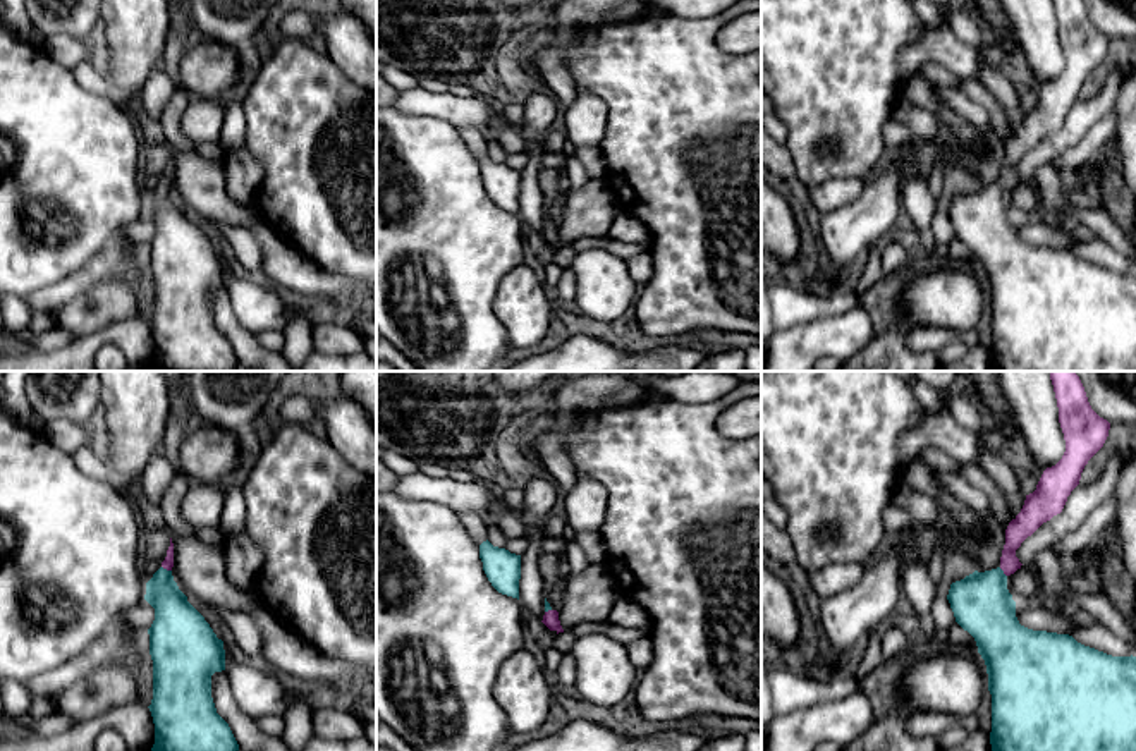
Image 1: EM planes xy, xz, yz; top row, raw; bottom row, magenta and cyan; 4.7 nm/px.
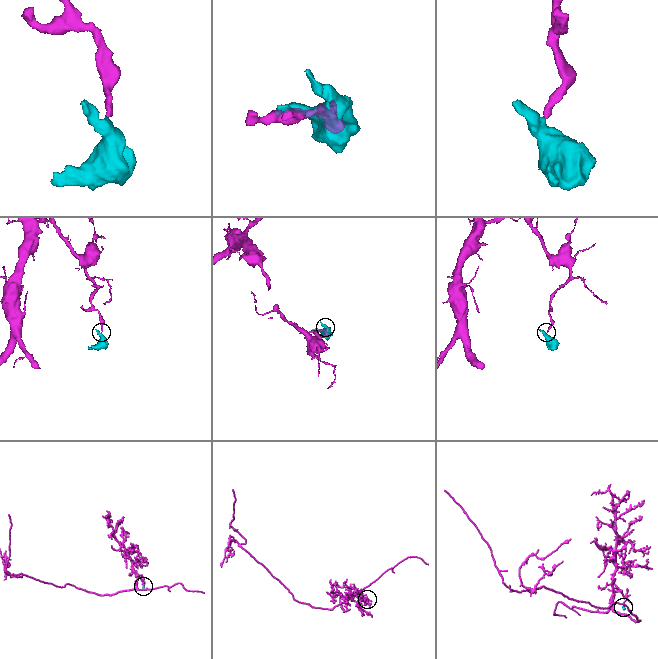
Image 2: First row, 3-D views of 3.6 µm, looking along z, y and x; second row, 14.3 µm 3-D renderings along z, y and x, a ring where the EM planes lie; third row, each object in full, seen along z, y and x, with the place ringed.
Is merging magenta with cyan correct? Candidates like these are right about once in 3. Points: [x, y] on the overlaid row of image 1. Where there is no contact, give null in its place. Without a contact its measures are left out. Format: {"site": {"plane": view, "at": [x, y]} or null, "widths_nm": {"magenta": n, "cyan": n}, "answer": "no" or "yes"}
{"site": {"plane": "xy", "at": [167, 569]}, "widths_nm": {"magenta": 50, "cyan": 200}, "answer": "yes"}

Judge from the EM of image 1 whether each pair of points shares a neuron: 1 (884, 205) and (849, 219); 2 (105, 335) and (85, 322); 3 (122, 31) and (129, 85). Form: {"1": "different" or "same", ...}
{"1": "same", "2": "different", "3": "same"}

